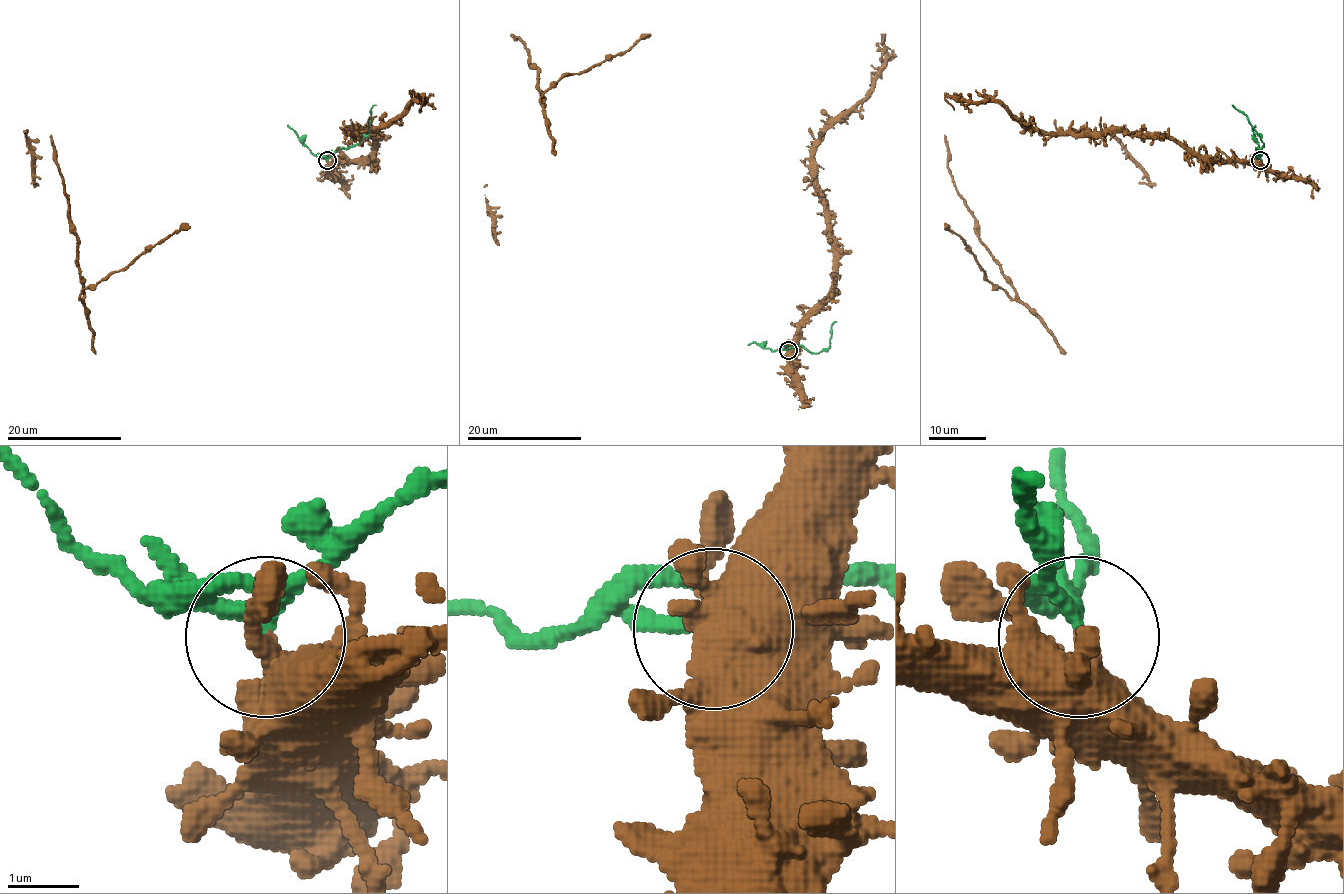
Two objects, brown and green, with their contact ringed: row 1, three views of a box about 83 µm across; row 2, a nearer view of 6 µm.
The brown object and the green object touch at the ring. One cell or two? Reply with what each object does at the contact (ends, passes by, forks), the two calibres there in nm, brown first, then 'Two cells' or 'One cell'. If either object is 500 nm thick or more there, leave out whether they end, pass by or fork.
At the ring brown passes by. At the ring green forks. Thickness 360 nm (brown) against 160 nm. Two cells

